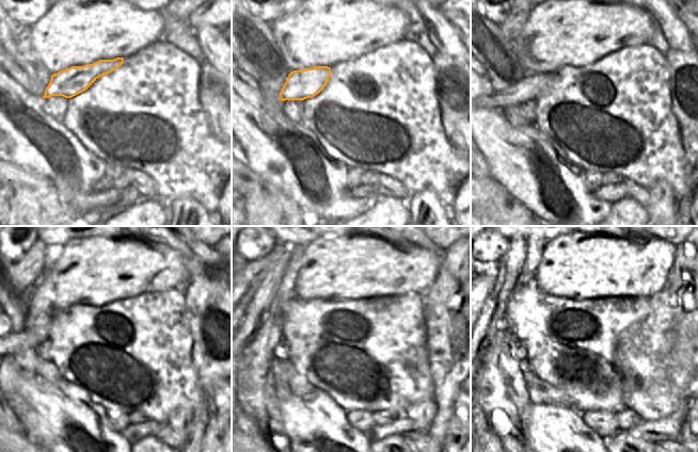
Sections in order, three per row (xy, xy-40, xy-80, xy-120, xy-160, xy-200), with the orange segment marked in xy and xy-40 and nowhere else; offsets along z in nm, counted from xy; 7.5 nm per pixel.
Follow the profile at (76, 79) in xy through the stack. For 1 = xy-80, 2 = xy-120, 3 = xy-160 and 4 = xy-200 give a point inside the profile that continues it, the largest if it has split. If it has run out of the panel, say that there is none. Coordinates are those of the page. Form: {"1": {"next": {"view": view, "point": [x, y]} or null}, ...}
{"1": {"next": {"view": "xy-80", "point": [536, 82]}}, "2": {"next": {"view": "xy-120", "point": [14, 342]}}, "3": {"next": {"view": "xy-160", "point": [253, 345]}}, "4": {"next": {"view": "xy-200", "point": [495, 344]}}}

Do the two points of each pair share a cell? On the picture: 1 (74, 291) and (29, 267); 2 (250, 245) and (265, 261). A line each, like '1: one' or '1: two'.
1: two
2: two

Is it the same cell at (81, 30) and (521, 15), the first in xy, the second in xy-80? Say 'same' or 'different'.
different

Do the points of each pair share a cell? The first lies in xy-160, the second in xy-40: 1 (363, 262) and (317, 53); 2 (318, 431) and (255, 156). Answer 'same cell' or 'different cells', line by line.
1: same cell
2: same cell

